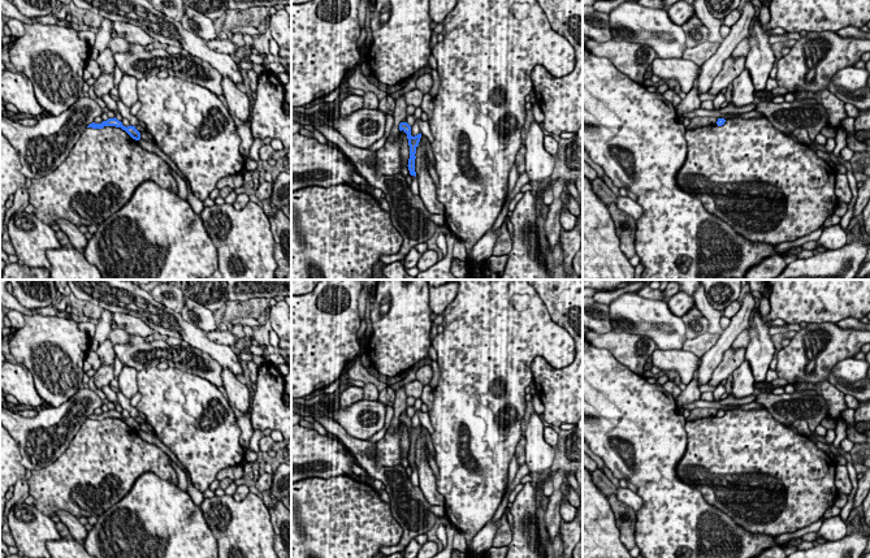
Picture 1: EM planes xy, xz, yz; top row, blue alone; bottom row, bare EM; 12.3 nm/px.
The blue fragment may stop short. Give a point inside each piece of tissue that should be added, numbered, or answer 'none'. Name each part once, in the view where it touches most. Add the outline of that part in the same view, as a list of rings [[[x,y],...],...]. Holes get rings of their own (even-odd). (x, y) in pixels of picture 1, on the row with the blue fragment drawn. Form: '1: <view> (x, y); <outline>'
none

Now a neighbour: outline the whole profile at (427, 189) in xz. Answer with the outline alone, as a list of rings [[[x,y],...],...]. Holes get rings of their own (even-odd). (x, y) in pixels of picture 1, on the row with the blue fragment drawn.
[[[424,135],[420,138],[415,156],[415,172],[417,177],[419,195],[425,208],[432,215],[445,215],[445,207],[437,199],[436,185],[429,174],[429,170],[425,166],[427,138]]]

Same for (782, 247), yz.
[[[819,228],[818,230],[813,232],[811,234],[802,237],[793,242],[784,242],[774,246],[774,250],[776,254],[788,252],[793,247],[801,247],[805,242],[809,241],[818,241],[822,235],[823,228]]]

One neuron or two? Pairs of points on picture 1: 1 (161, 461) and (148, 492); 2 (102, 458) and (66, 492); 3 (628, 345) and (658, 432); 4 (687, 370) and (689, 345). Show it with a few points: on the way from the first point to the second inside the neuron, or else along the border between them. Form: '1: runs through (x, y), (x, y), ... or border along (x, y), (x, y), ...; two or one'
1: border along (176, 485), (152, 472), (143, 472), (130, 491); two
2: runs through (92, 467), (76, 483); one
3: border along (613, 357), (641, 376); two
4: border along (682, 349), (689, 350), (698, 357); two

